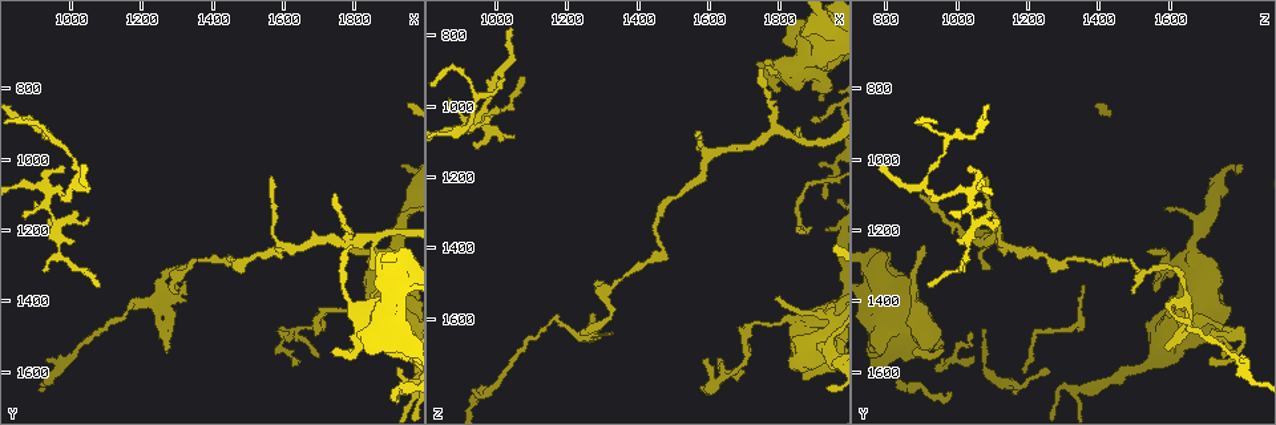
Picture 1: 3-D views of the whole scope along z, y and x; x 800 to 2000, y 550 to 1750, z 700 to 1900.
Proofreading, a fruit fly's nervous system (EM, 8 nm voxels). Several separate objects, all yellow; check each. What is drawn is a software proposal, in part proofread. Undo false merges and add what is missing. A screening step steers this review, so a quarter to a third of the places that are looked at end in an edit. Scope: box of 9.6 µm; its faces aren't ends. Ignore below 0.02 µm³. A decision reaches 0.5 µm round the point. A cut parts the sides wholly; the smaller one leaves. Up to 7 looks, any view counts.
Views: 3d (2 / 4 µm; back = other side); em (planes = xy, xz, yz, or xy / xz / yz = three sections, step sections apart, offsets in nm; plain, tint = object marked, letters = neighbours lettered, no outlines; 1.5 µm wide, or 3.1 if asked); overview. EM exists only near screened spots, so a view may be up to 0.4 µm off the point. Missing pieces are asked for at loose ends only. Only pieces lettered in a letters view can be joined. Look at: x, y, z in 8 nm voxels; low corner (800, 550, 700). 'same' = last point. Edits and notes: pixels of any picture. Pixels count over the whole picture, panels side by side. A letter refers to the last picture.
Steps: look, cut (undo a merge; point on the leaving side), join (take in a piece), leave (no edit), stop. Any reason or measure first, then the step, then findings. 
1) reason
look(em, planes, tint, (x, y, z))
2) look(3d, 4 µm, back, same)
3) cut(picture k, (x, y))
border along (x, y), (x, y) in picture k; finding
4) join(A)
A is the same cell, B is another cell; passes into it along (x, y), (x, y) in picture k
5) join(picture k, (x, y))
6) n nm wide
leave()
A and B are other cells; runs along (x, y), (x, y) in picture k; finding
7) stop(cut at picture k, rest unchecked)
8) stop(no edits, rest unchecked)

an open end
look(em, planes, letters, (1740, 1540, 880))

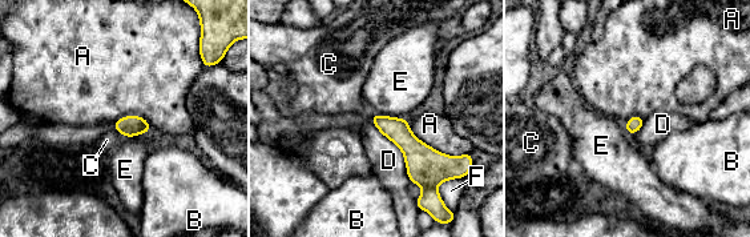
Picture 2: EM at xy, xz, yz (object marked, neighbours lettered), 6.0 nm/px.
leave()
A, B, C, D, E and F are other cells; border along (406, 119), (424, 143), (462, 155) in picture 2; none of them fits

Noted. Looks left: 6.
thin end
look(3d, 4 µm, (1910, 1490, 1050))

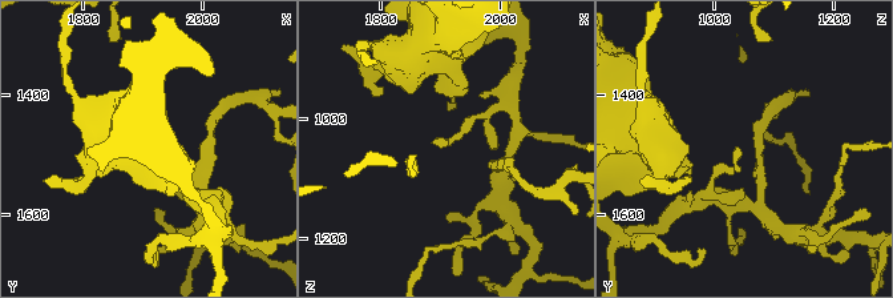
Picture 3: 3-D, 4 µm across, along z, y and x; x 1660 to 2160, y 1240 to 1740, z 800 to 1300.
look(em, yz, step 4, letters, (1905, 1490, 1040))

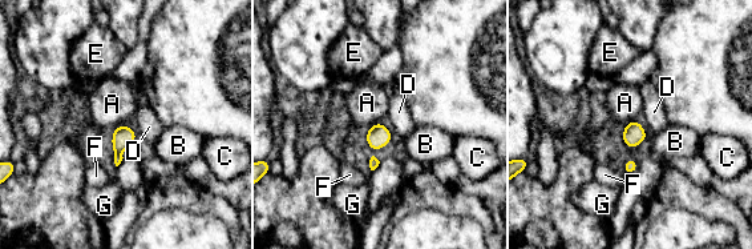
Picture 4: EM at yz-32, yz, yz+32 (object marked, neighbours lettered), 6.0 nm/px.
another direction
look(em, planes, letters, same)

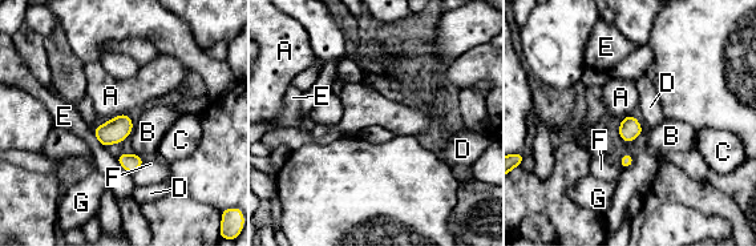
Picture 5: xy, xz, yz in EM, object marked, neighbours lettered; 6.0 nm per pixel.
130 nm wide
leave()
A, B, C, D, E, F and G are other cells; border along (126, 112), (109, 120) in picture 5; no lettered piece goes on from it

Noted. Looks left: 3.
branch stops here
look(em, planes, letters, (1300, 1370, 1500))

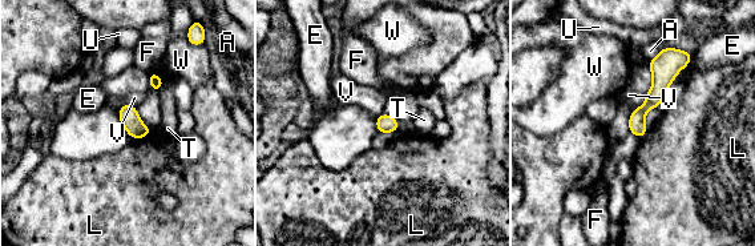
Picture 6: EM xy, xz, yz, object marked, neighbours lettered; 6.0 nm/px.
leave()
A, E, F, L, T, U, V and W are other cells; border along (164, 84), (157, 91) in picture 6; no lettered piece goes on from it

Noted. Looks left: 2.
stop(no edits, rest unchecked)

